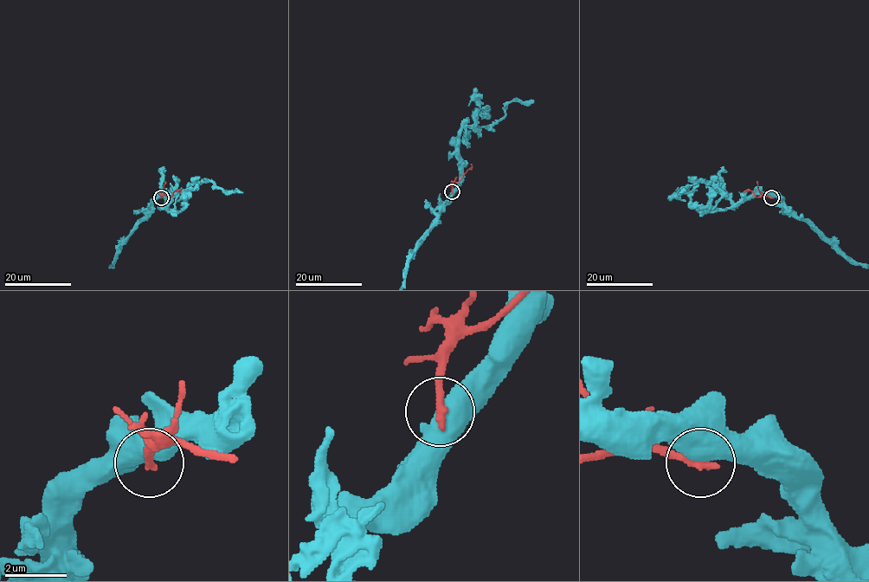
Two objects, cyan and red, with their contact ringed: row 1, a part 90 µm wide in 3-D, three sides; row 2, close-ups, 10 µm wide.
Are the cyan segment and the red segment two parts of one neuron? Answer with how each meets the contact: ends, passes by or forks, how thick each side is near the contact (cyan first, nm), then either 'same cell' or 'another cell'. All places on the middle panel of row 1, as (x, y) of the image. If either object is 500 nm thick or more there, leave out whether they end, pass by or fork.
700 nm thick on the cyan side, 280 nm on the other; another cell

